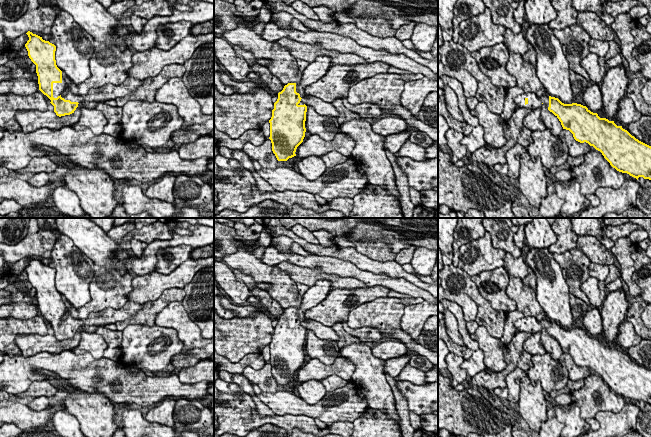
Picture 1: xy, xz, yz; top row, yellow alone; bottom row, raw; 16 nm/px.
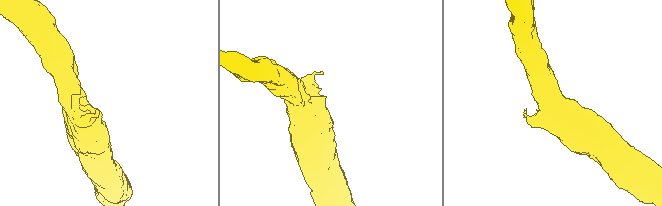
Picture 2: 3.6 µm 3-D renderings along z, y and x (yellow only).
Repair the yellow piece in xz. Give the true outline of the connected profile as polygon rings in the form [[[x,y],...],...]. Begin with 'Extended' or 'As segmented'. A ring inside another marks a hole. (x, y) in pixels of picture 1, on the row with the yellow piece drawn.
Extended. [[[322,55],[317,57],[302,72],[298,84],[288,83],[278,93],[274,103],[270,123],[272,151],[278,161],[287,161],[296,156],[297,147],[305,137],[305,121],[307,106],[301,101],[305,88],[321,79],[328,71],[330,58]]]

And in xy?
Extended. [[[30,31],[26,34],[29,40],[25,47],[29,58],[36,65],[39,90],[51,100],[50,103],[54,106],[57,116],[74,113],[78,105],[84,101],[84,97],[71,91],[65,96],[62,95],[66,88],[66,81],[62,77],[62,71],[56,65],[56,46]]]

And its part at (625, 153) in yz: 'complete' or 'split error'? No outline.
split error

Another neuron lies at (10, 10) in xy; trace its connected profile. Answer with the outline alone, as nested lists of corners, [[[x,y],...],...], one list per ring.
[[[0,0],[0,19],[14,21],[28,8],[29,0]]]

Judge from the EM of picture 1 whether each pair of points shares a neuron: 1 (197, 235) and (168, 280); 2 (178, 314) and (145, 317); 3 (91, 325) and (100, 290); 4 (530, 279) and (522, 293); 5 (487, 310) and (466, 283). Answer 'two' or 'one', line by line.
1: two
2: two
3: two
4: two
5: one

